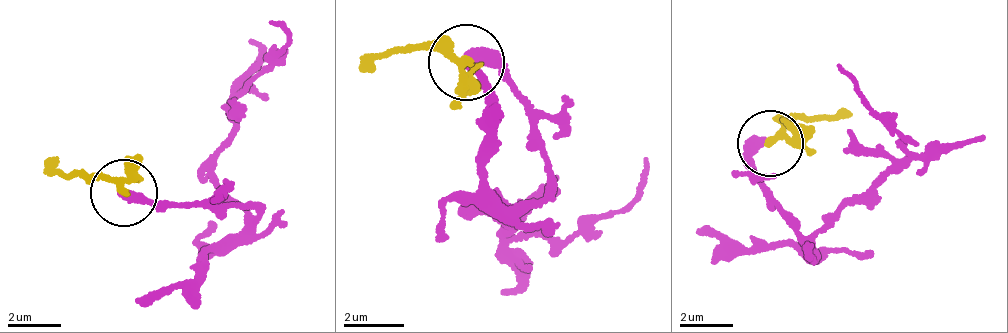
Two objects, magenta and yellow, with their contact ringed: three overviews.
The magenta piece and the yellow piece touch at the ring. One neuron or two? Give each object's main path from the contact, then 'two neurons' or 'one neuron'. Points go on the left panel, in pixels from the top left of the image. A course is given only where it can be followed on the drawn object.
magenta via (123, 196), (151, 204), (235, 201), (254, 216), (221, 195), (214, 165), (232, 99), (289, 35), (269, 19) | yellow via (126, 194), (69, 173), (52, 158) | one neuron

